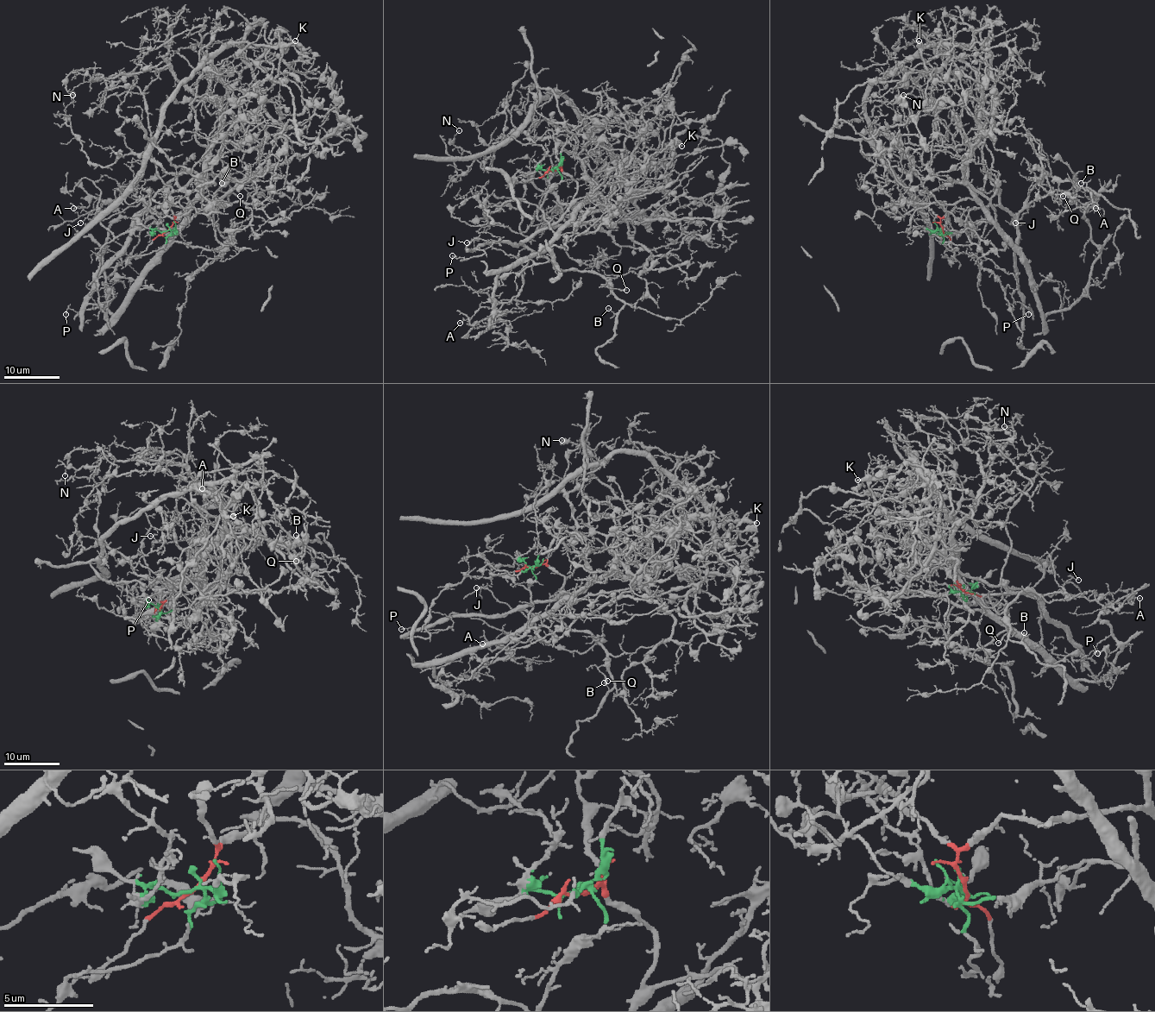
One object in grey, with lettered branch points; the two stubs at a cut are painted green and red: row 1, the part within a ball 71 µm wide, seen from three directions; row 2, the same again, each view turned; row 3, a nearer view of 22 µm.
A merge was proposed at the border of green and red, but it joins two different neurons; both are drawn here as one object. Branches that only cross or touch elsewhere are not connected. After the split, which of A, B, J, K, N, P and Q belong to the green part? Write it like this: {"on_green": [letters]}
{"on_green": ["K", "N"]}

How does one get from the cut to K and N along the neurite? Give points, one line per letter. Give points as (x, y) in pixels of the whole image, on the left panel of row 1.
K: (166, 230), (175, 233), (154, 222), (169, 235), (204, 181), (221, 102), (279, 81), (281, 50), (295, 40)
N: (166, 230), (154, 222), (168, 235), (179, 225), (221, 111), (168, 66), (74, 70), (73, 95)

